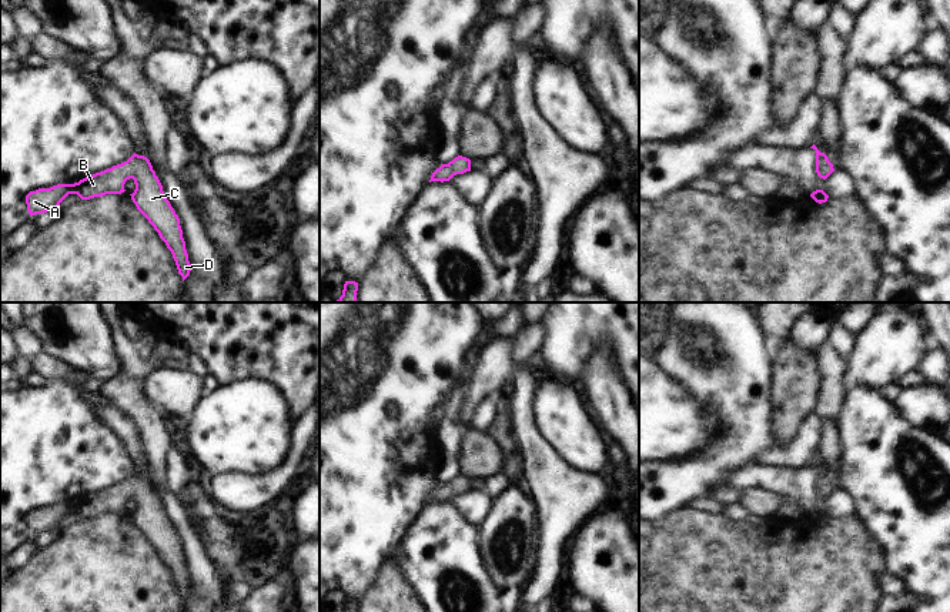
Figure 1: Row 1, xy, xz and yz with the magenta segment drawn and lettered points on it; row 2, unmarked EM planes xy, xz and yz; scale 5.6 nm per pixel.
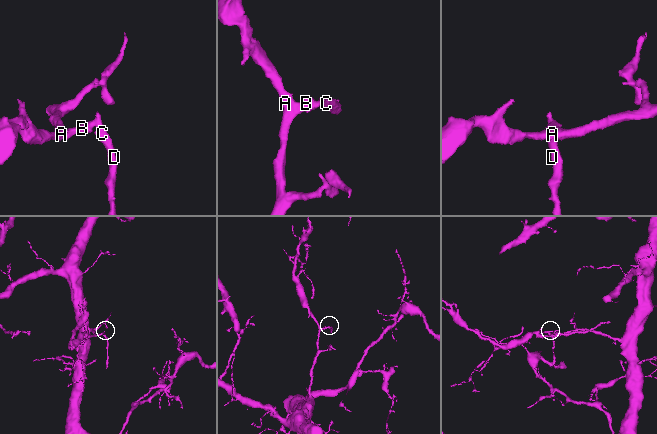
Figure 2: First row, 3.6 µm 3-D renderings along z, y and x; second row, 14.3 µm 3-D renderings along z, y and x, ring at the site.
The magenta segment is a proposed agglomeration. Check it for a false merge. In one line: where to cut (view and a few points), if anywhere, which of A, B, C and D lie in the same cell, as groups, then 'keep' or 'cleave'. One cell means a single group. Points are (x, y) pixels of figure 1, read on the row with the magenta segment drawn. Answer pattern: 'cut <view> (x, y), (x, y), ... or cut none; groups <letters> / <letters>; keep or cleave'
cut none; groups A B C D; keep

